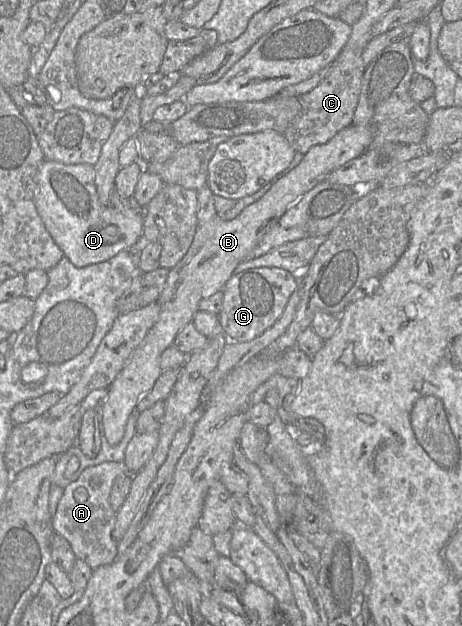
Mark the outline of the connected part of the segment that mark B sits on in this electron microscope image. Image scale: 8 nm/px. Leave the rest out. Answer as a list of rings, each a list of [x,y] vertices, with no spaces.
[[[351,124],[339,131],[330,141],[315,145],[304,154],[301,162],[277,180],[256,202],[248,205],[234,219],[221,218],[214,205],[214,194],[208,185],[198,191],[196,210],[197,227],[192,244],[182,260],[170,271],[158,302],[160,314],[142,343],[133,352],[126,365],[108,388],[108,397],[101,405],[101,435],[112,446],[123,438],[129,416],[136,411],[138,401],[155,385],[162,370],[162,352],[173,345],[179,331],[192,322],[202,299],[223,291],[236,267],[249,259],[250,253],[260,244],[270,225],[305,193],[346,162],[361,156],[370,146],[373,132],[366,126]]]

